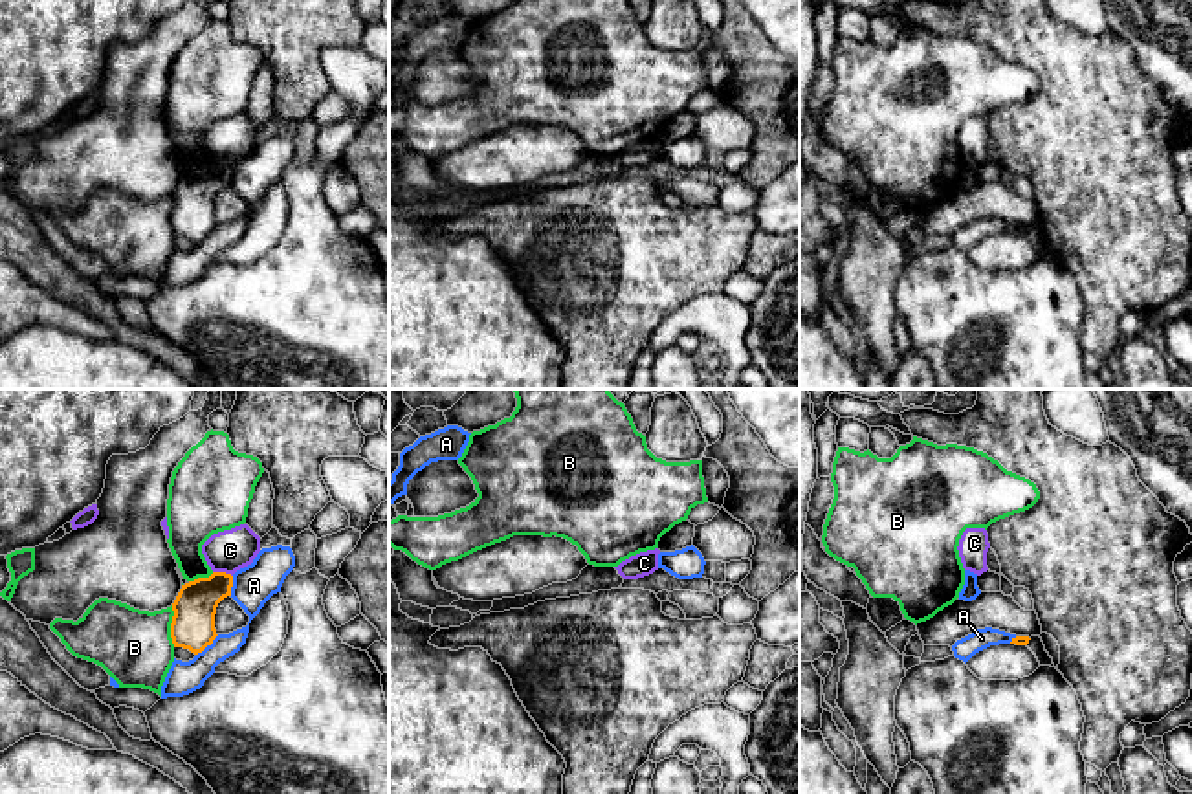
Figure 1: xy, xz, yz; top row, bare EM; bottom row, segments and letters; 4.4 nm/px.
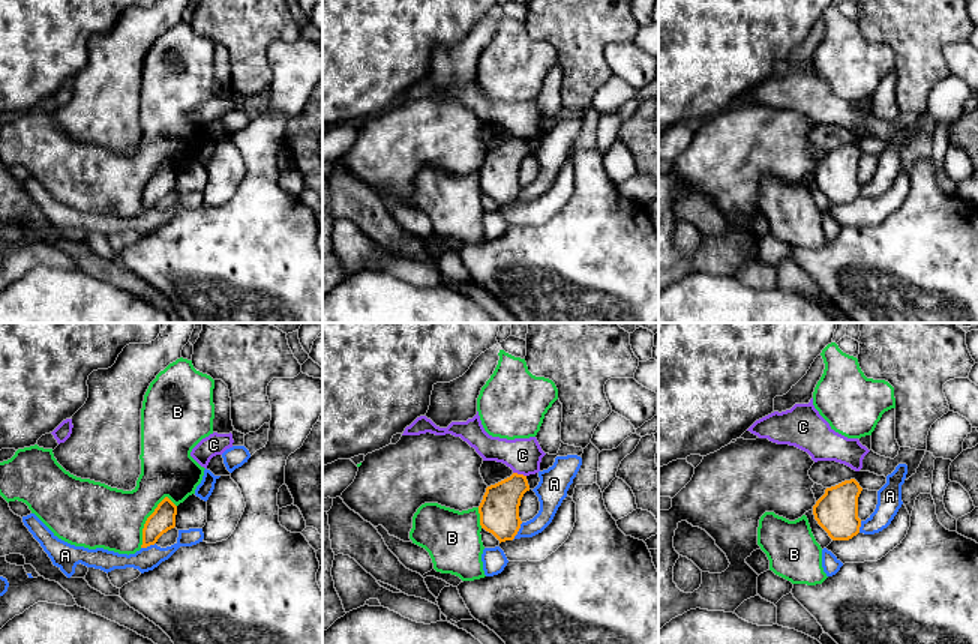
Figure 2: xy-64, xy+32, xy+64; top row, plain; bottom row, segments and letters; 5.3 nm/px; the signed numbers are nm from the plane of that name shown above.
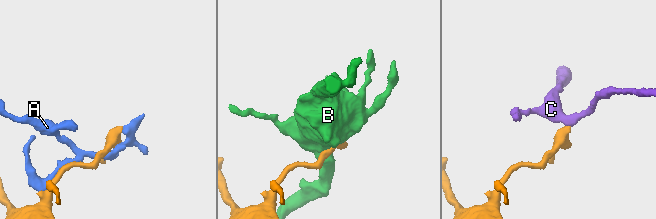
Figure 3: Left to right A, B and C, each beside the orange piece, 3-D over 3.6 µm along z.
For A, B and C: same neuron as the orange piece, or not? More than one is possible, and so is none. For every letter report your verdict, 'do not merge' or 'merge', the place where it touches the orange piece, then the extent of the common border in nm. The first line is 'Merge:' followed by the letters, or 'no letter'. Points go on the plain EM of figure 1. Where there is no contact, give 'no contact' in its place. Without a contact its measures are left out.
Merge: no letter
A: do not merge; contact xy (208, 233); length 140 nm
B: do not merge; contact xy (171, 215); length 180 nm
C: do not merge; contact xy (222, 162); length 90 nm

